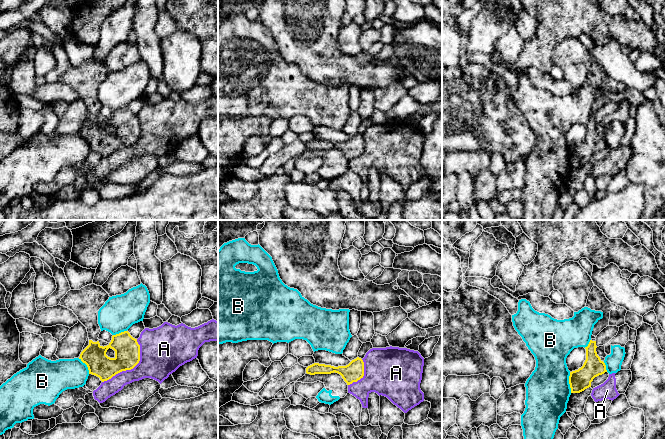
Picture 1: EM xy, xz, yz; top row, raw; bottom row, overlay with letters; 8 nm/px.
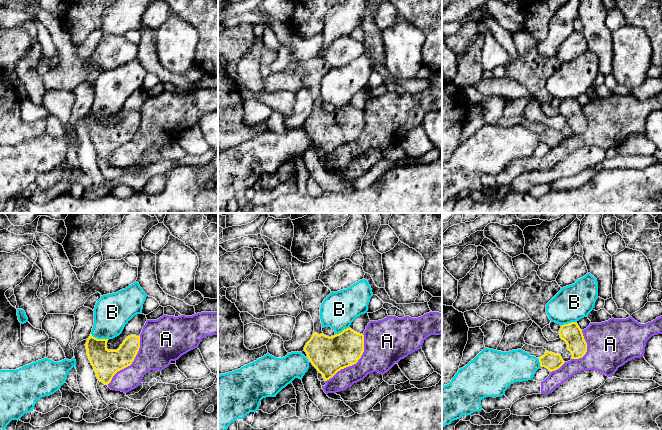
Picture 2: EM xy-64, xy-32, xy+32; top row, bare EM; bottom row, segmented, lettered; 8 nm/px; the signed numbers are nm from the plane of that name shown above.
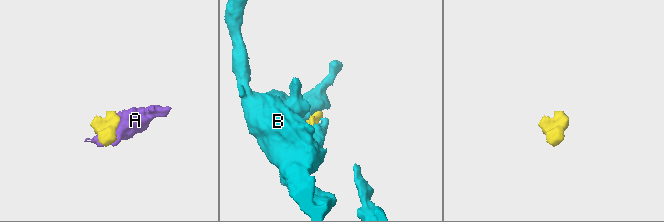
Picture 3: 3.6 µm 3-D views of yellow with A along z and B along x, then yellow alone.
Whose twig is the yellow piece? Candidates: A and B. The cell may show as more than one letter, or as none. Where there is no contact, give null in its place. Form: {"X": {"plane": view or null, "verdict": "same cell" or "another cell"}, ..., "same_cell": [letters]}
{"A": {"plane": "xy", "verdict": "another cell"}, "B": {"plane": "yz", "verdict": "another cell"}, "same_cell": []}

